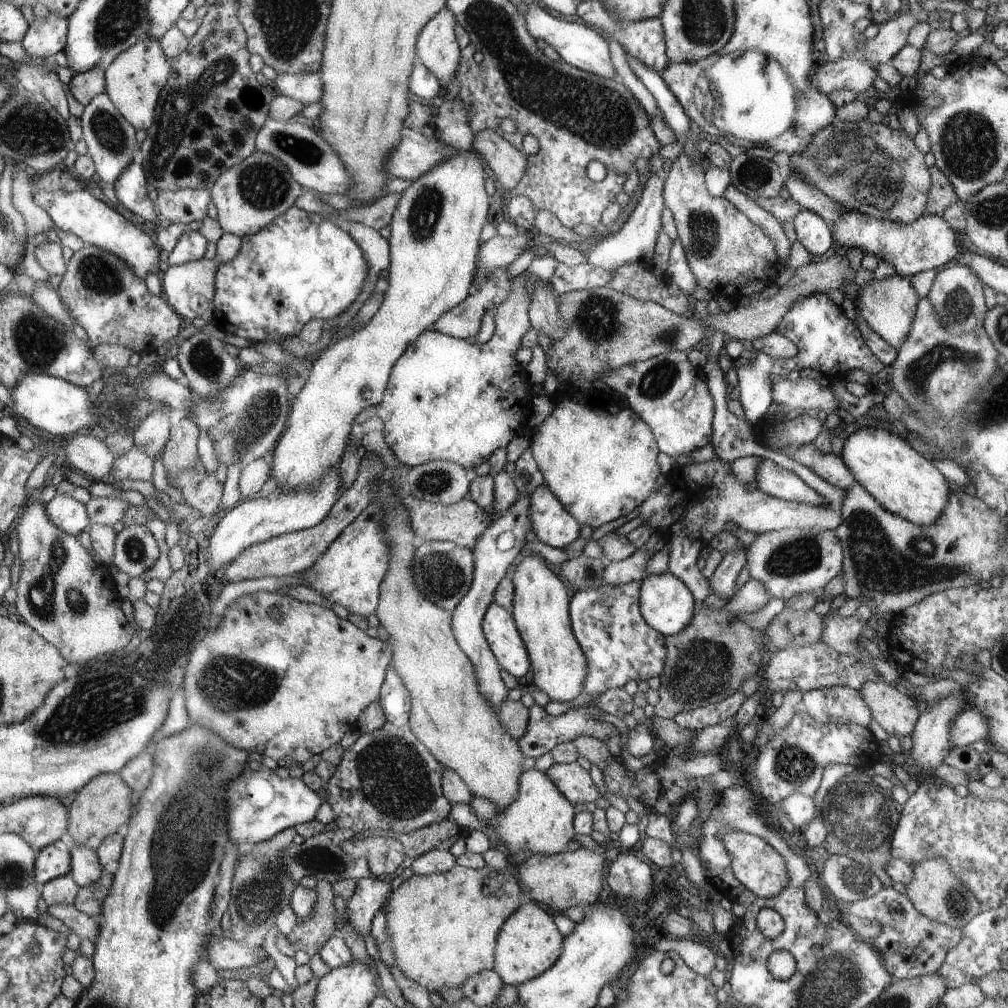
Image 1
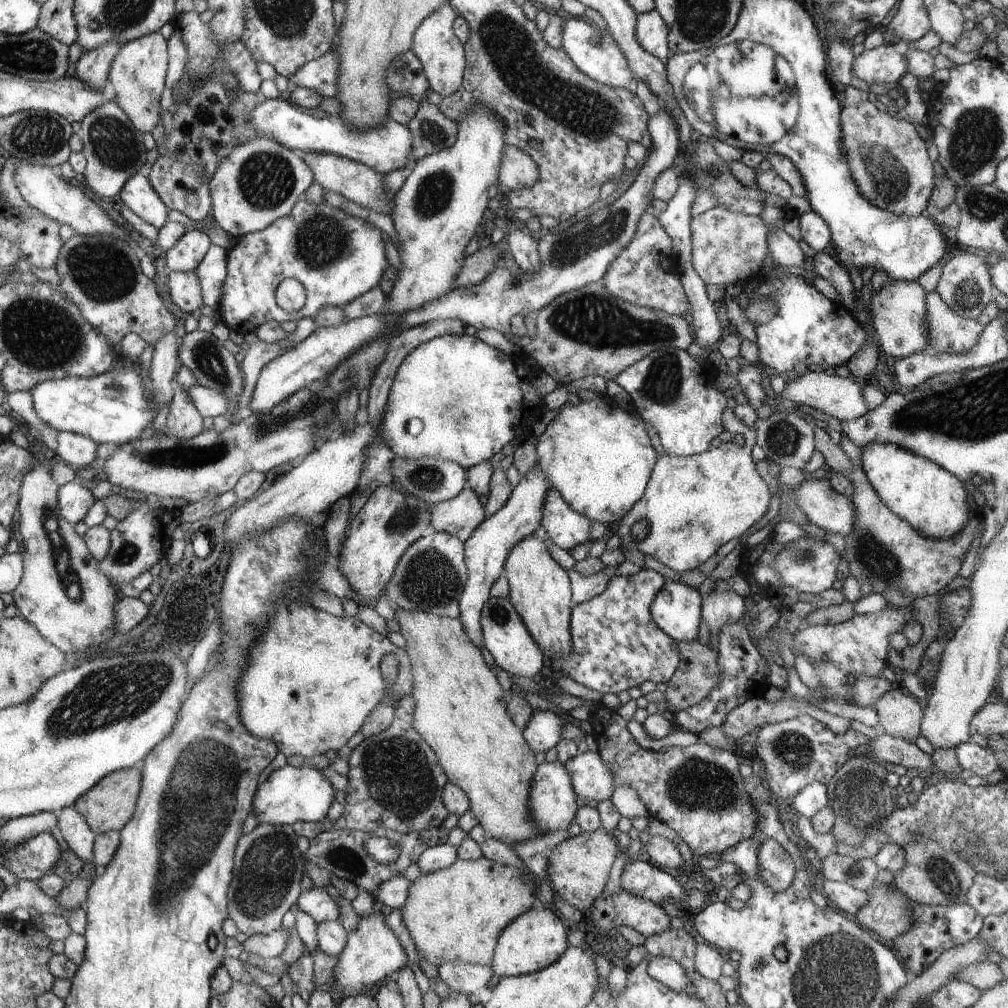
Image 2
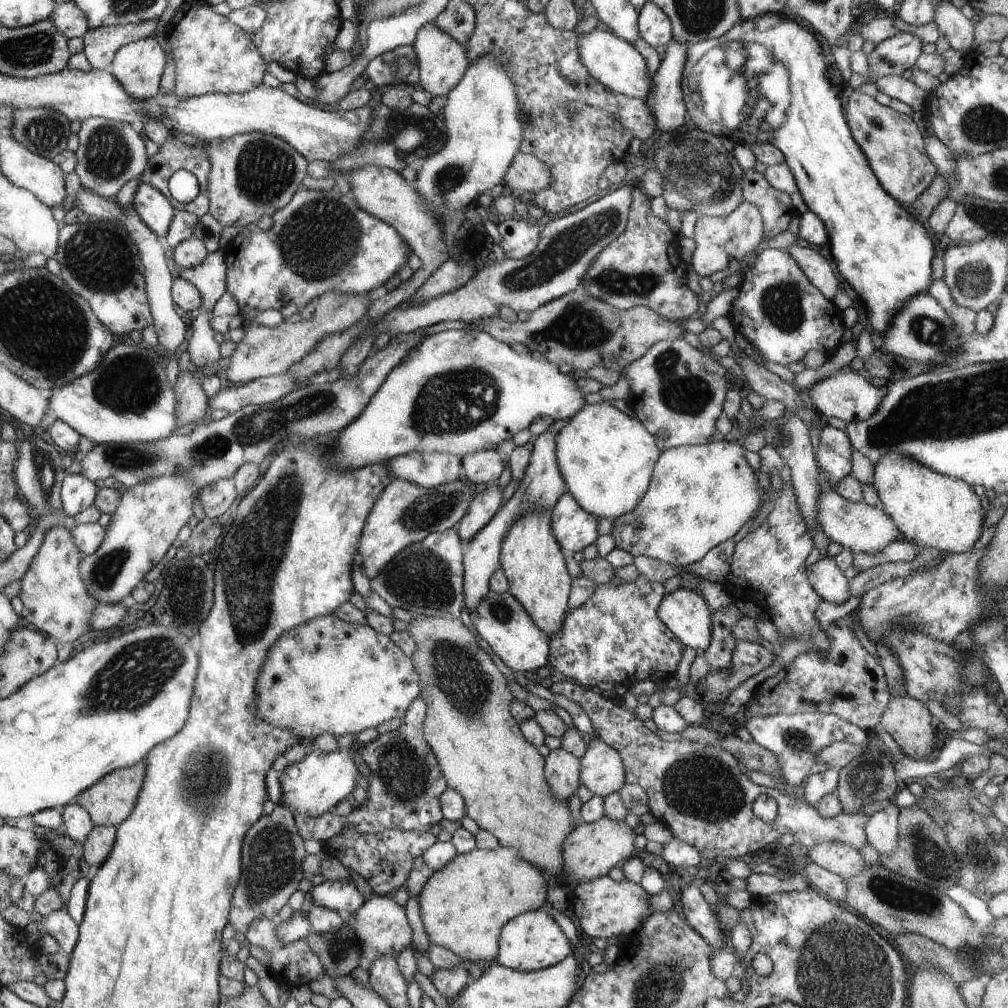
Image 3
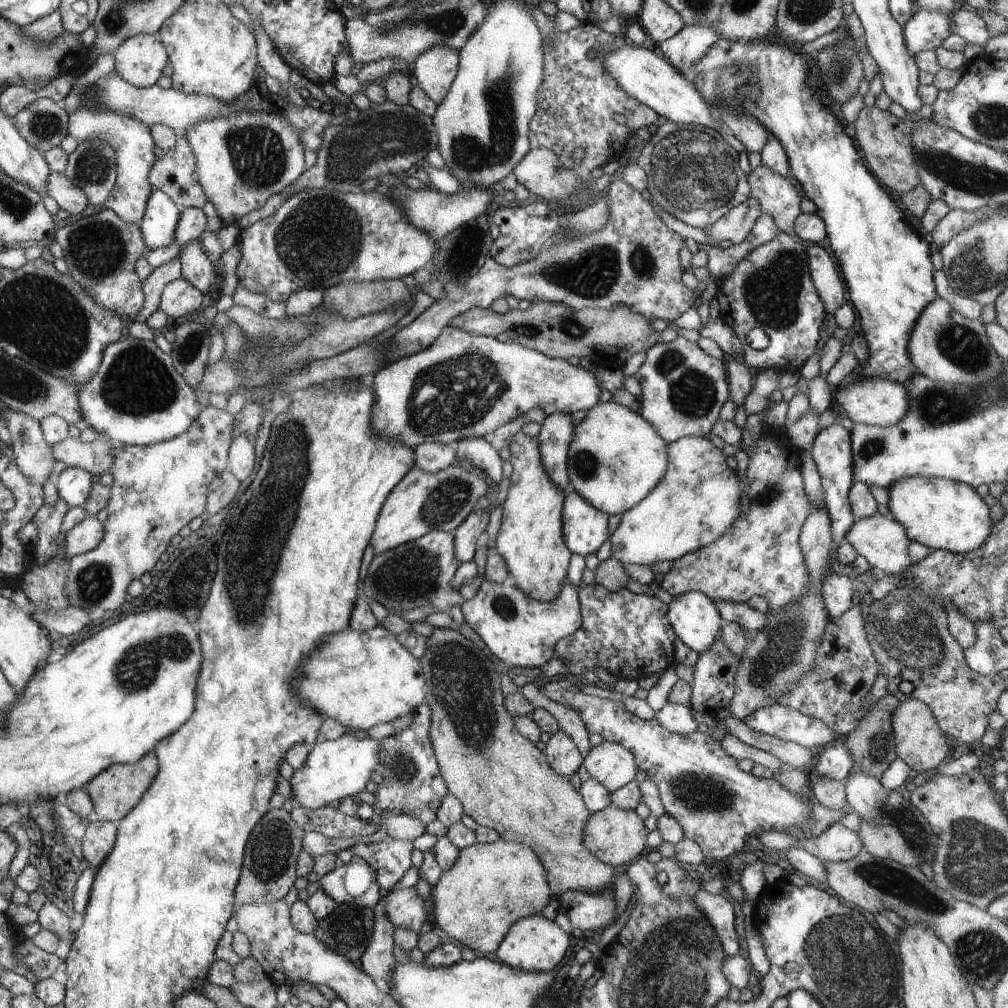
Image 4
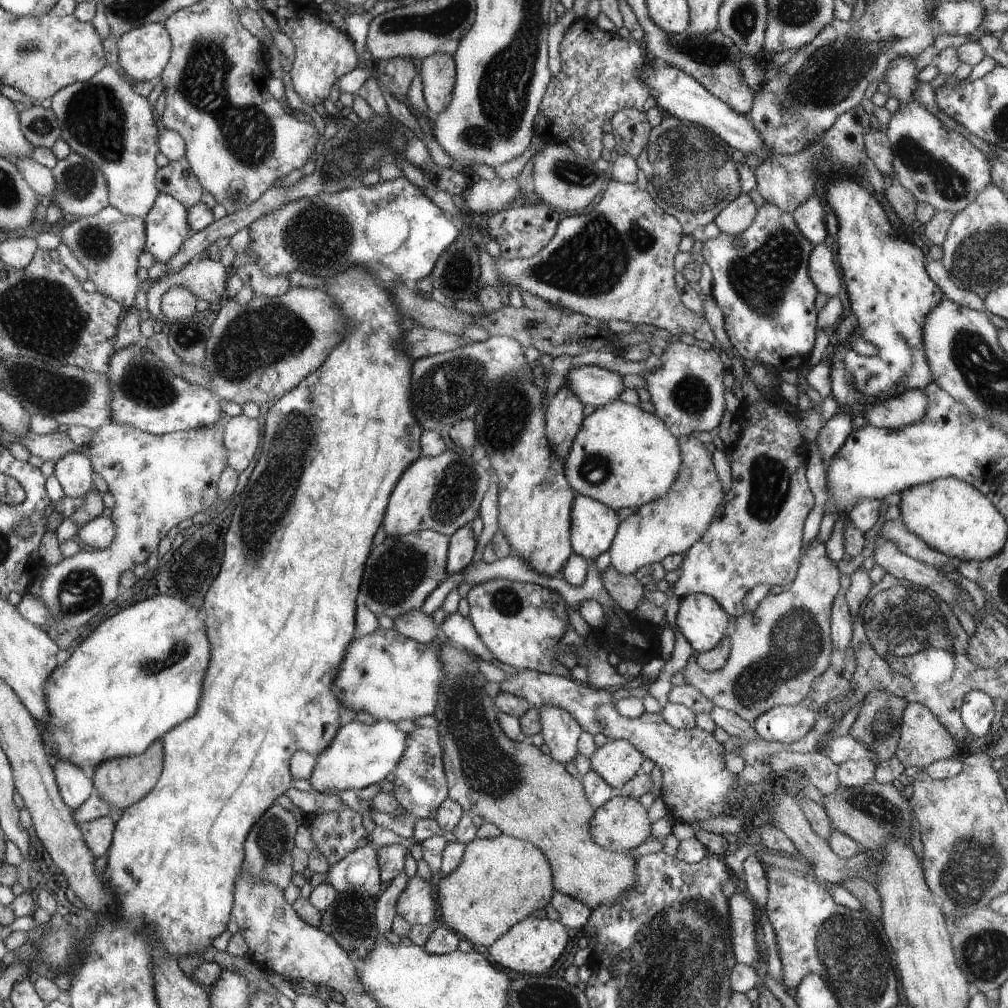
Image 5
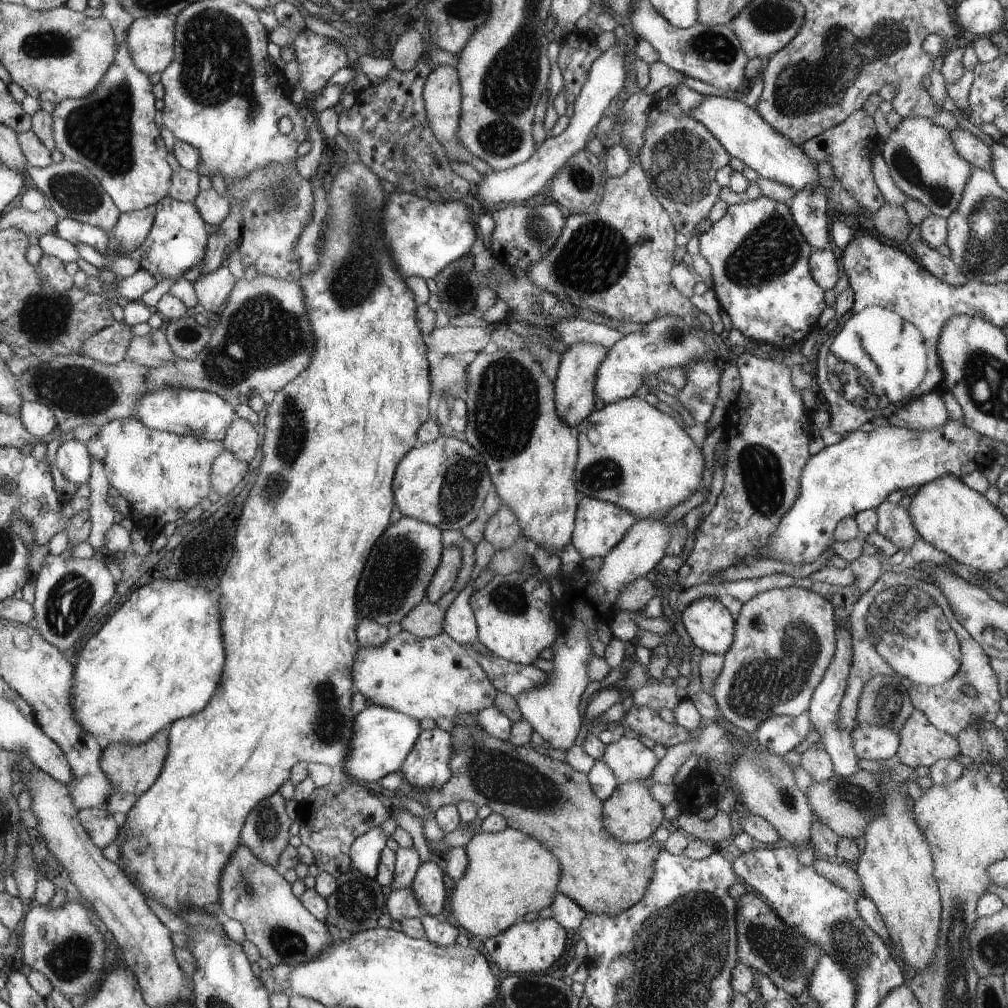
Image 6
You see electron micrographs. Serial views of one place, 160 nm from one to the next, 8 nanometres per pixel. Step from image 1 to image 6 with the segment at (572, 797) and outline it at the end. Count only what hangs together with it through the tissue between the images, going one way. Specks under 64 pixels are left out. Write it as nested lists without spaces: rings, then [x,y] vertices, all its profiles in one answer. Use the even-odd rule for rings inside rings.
[[[618,737],[613,743],[607,744],[601,760],[610,767],[619,785],[628,781],[643,781],[651,777],[653,768],[658,764],[658,758],[653,750],[642,745],[637,738]]]

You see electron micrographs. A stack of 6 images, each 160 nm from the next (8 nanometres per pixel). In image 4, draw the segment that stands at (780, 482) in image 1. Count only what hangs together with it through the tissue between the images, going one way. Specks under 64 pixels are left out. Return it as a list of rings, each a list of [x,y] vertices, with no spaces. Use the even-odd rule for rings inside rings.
[[[874,513],[866,518],[856,519],[849,528],[847,542],[850,543],[858,555],[864,556],[871,567],[884,575],[897,575],[912,564],[907,553],[908,538],[902,525],[899,525],[890,514]]]

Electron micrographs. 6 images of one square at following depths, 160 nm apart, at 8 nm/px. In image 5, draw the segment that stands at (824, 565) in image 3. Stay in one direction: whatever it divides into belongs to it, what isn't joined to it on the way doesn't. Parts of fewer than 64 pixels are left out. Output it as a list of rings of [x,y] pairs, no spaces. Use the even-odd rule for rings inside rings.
[[[841,591],[831,606],[831,640],[839,649],[847,649],[853,636],[853,618],[845,595]]]

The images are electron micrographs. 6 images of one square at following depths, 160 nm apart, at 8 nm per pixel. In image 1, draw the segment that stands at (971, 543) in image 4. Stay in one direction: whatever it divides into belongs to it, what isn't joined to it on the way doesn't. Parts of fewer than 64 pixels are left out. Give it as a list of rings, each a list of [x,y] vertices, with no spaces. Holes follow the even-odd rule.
[[[874,426],[858,428],[844,440],[841,460],[854,476],[855,482],[862,484],[864,490],[891,514],[917,526],[928,526],[942,516],[942,510],[946,510],[952,482],[930,460],[888,430]]]

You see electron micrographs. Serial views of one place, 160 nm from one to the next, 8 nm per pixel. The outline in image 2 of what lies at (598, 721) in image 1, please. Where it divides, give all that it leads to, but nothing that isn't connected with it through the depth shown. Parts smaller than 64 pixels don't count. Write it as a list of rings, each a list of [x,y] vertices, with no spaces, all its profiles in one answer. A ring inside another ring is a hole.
[[[534,711],[523,731],[523,738],[533,748],[534,754],[548,752],[562,739],[564,720],[552,712]]]

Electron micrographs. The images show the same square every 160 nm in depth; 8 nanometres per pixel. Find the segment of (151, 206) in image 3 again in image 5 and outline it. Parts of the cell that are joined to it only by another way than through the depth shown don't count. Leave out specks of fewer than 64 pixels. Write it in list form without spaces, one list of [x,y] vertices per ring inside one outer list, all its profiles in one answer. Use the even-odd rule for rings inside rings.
[[[161,193],[145,219],[145,251],[152,253],[157,262],[169,261],[177,250],[181,249],[184,241],[192,234],[189,227],[188,208],[178,202],[172,195]]]

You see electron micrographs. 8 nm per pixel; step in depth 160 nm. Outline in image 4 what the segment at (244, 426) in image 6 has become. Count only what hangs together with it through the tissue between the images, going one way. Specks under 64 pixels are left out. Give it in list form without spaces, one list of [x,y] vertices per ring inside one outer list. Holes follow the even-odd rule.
[[[240,435],[233,439],[229,448],[228,470],[240,481],[250,478],[256,470],[255,441]]]

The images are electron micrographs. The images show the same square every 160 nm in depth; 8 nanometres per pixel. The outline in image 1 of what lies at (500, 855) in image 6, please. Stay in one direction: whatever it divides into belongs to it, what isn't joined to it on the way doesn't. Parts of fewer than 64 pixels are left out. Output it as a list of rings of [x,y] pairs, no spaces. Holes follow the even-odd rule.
[[[456,864],[441,874],[412,876],[392,890],[383,908],[386,912],[386,930],[400,975],[422,984],[428,992],[437,994],[444,988],[460,988],[472,974],[493,971],[498,934],[506,920],[520,908],[524,897],[522,884],[518,882],[513,865],[502,870],[492,870],[487,865],[468,869]]]

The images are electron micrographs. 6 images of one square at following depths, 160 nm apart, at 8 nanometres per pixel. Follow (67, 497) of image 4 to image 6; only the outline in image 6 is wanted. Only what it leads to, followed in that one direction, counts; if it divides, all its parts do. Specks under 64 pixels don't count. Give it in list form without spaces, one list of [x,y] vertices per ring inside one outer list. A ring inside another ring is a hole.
[[[70,435],[58,447],[55,464],[64,478],[77,487],[86,485],[92,476],[93,459],[88,447]]]

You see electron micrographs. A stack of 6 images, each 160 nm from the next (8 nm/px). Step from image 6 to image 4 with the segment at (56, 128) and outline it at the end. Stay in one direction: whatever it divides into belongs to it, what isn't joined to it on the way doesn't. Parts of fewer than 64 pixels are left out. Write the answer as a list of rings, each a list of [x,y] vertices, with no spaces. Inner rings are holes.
[[[81,100],[78,112],[69,115],[67,129],[69,134],[75,136],[79,142],[96,139],[111,144],[117,156],[117,181],[101,208],[113,210],[126,223],[138,224],[144,217],[146,203],[152,189],[149,172],[154,162],[158,160],[158,145],[153,139],[153,128],[138,119],[98,108],[90,109],[87,103]]]

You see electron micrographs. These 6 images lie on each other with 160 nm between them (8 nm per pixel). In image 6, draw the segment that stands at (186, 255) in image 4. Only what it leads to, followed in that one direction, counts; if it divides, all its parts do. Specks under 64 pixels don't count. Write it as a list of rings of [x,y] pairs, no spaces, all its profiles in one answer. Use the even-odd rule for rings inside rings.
[[[225,263],[215,271],[200,275],[192,284],[199,303],[208,310],[207,314],[210,314],[217,312],[218,308],[227,301],[235,282],[234,275],[230,273]]]

